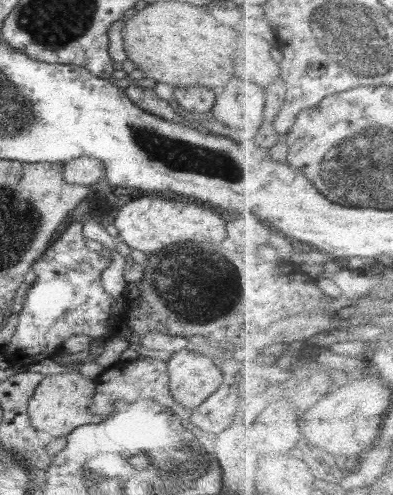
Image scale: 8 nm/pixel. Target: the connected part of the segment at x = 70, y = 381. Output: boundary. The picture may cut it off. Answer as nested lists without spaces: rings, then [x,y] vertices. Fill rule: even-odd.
[[[78,371],[46,375],[30,398],[28,412],[31,425],[37,430],[48,432],[56,438],[67,437],[75,428],[84,424],[98,423],[104,416],[89,411],[96,383],[83,377]]]

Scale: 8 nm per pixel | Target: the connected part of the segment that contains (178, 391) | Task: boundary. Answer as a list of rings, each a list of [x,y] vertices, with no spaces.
[[[191,347],[179,350],[167,361],[169,389],[173,397],[194,410],[221,387],[223,374],[214,360],[195,353]]]

